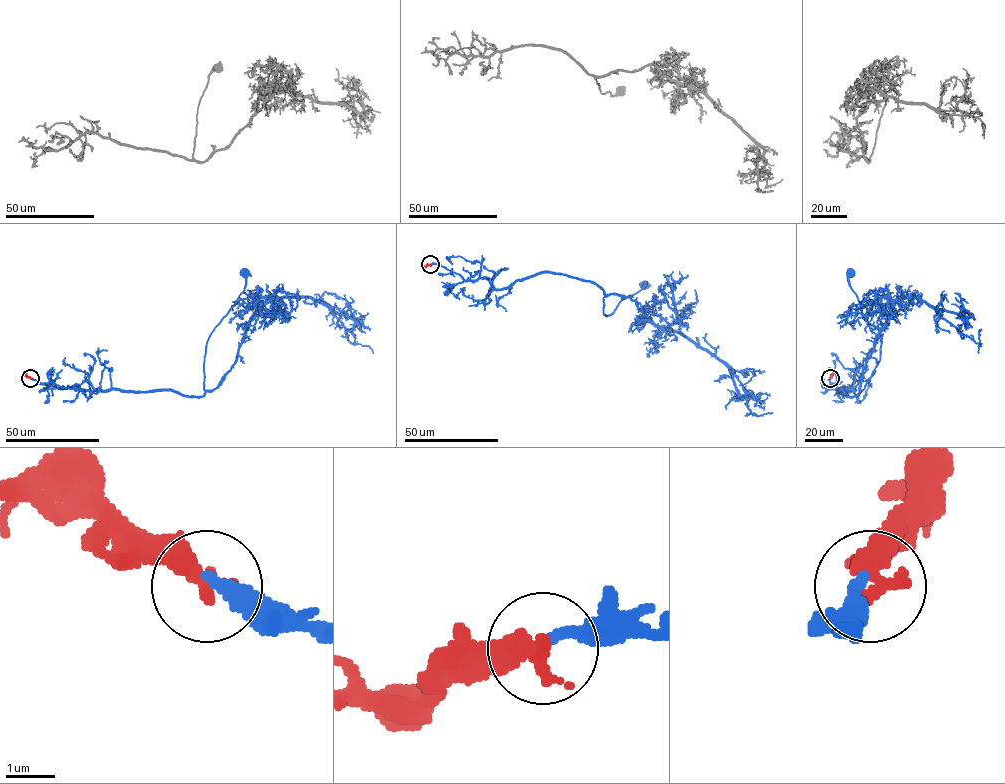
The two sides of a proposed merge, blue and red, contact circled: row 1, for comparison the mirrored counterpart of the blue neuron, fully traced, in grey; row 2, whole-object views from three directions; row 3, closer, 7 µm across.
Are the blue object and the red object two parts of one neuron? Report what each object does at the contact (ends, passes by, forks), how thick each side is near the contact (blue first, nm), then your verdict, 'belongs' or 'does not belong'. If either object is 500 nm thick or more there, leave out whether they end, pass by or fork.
blue ends | red ends | 320/440 nm | belongs

